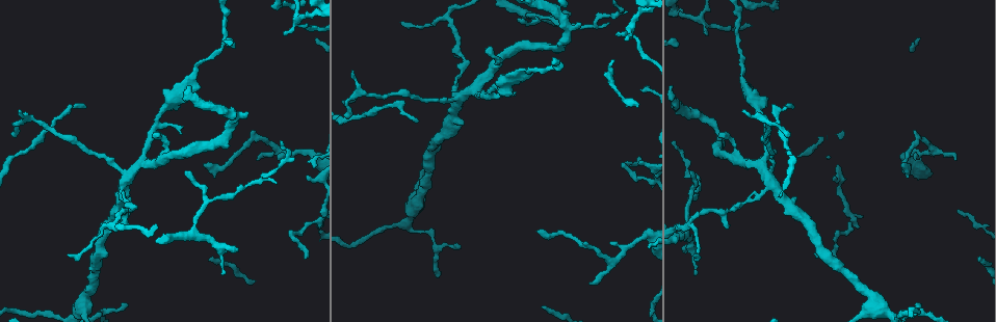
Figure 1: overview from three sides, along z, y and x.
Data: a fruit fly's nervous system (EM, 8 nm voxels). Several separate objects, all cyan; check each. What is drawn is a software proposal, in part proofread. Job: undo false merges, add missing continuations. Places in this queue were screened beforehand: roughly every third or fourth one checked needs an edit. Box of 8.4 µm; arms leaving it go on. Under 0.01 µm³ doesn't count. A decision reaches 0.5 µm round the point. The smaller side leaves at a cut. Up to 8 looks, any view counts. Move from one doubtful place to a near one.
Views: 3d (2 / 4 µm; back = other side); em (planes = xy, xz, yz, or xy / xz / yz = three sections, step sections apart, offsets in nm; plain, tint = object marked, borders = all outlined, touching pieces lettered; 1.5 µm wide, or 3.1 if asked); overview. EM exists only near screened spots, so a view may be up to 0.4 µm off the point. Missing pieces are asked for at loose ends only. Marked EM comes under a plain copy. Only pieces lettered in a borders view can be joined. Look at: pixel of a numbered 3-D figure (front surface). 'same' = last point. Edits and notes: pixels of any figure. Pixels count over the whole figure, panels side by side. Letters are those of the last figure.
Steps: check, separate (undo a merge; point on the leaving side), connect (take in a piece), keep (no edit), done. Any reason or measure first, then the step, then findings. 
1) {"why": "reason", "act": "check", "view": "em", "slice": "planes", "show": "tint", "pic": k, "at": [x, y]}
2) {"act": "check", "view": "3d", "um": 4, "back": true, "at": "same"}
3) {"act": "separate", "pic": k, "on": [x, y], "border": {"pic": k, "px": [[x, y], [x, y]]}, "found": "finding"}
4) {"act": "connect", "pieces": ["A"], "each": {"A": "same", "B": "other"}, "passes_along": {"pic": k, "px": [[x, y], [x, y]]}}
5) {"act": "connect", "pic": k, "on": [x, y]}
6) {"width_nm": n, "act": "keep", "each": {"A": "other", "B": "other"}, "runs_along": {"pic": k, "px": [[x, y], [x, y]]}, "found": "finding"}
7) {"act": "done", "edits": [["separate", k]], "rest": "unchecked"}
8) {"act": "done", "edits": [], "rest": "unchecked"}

{"why": "calibre changes", "act": "check", "view": "3d", "um": 2, "pic": 1, "at": [455, 103]}

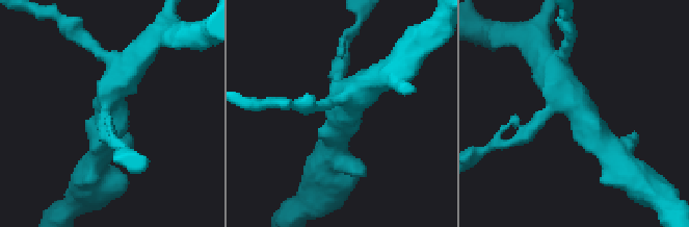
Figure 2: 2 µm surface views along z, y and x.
{"why": "now the EM", "act": "check", "view": "em", "slice": "xz", "step": 4, "show": "borders", "pic": 2, "at": [114, 94]}

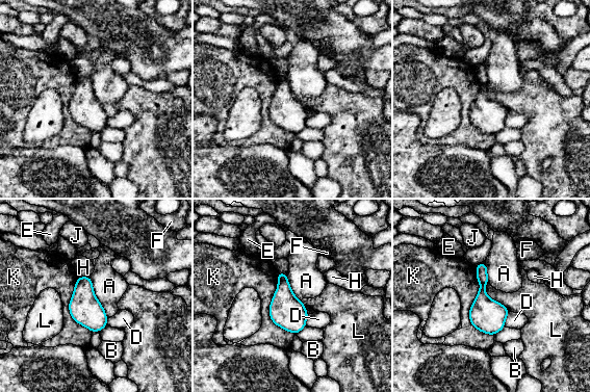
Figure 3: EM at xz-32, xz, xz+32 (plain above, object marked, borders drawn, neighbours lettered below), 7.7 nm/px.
{"act": "separate", "pic": 3, "on": [482, 277], "each": {"A": "other", "B": "other", "D": "other", "E": "other", "F": "other", "H": "other", "J": "other", "K": "other", "L": "other"}, "border": {"pic": 3, "px": [[481, 283], [485, 284]]}, "found": "a second neuron is stuck on"}

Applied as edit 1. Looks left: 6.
{"why": "thin end", "act": "check", "view": "3d", "um": 2, "pic": 1, "at": [286, 34]}

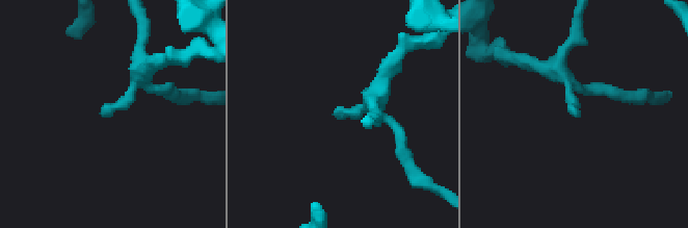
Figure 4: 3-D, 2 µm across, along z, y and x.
{"act": "check", "view": "em", "slice": "planes", "show": "borders", "pic": 4, "at": [340, 116]}

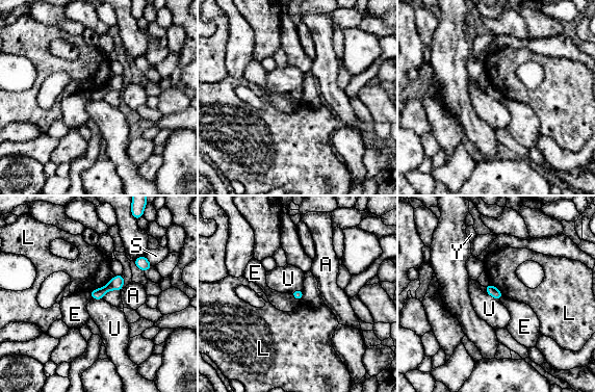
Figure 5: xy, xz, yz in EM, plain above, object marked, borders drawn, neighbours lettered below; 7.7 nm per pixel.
{"act": "keep", "each": {"A": "other", "E": "other", "L": "other", "S": "other", "U": "other", "Y": "other"}, "found": "none of them fits"}

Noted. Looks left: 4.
{"act": "done", "edits": [["separate", 3]], "rest": "unchecked"}

